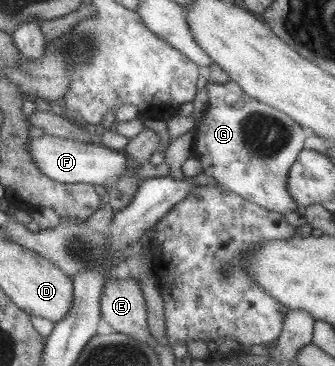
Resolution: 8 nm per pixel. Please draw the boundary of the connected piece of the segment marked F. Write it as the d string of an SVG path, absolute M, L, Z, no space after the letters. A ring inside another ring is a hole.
M48 135L28 139L28 152L37 169L52 182L74 184L86 183L90 186L111 184L128 168L123 150L112 150L99 142L82 143L76 140L64 139Z

